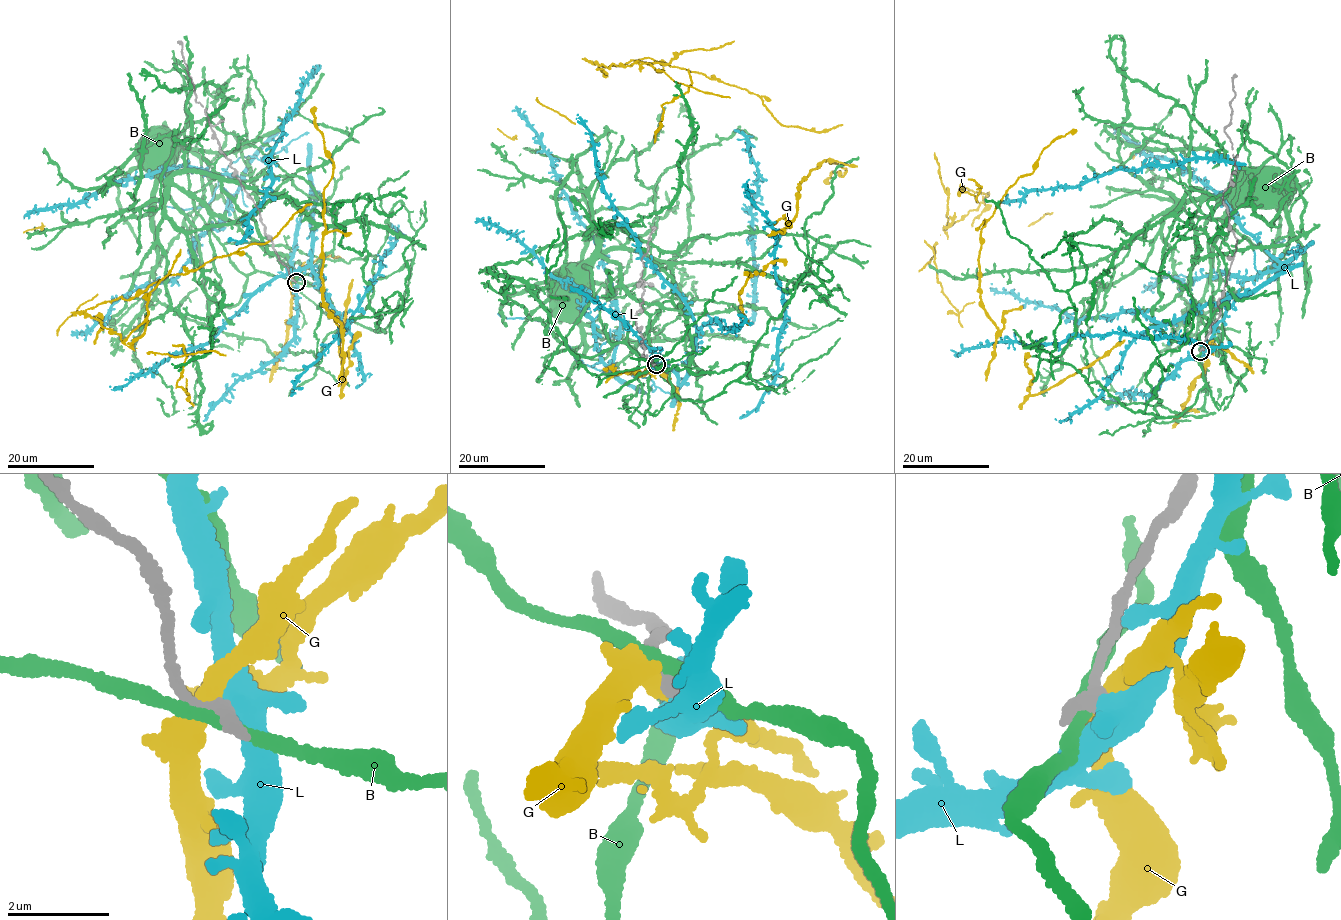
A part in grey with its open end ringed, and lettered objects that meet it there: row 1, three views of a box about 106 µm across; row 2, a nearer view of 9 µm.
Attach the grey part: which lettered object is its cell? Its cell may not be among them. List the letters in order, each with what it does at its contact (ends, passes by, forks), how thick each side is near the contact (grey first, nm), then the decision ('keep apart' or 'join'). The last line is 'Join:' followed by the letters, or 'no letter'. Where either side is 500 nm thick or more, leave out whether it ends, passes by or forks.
B: it passes by | 400/240 nm | keep apart
G: it passes by | 400/440 nm | keep apart
L: it forks | 400/440 nm | keep apart
Join: no letter

